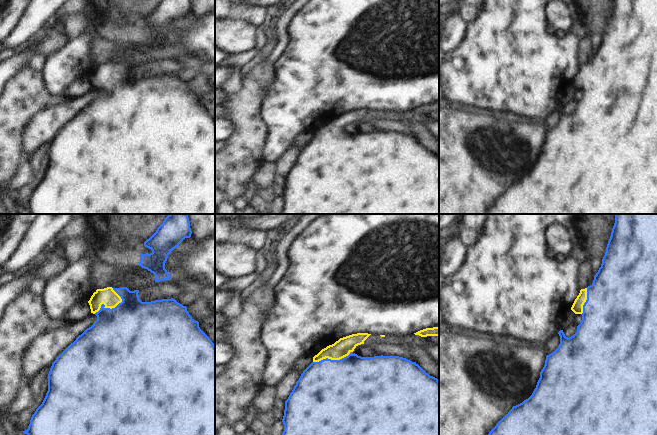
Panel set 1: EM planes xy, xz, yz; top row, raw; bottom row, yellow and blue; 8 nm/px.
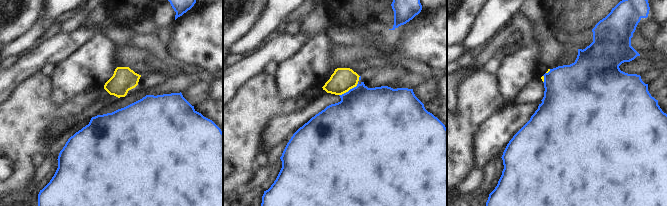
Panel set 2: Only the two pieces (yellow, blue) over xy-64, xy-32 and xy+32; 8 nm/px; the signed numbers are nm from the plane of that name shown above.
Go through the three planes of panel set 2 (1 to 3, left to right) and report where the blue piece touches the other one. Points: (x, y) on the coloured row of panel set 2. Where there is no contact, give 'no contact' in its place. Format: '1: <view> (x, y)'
1: no contact
2: xy-32 (349, 89)
3: xy+32 (543, 79)

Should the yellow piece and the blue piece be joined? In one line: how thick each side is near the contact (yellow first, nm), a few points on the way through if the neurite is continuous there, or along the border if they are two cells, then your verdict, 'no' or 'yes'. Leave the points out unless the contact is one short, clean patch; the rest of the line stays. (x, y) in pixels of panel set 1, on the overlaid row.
140/500 nm | across xy (107, 296), (109, 303), (113, 307), (122, 317), (124, 336) | yes

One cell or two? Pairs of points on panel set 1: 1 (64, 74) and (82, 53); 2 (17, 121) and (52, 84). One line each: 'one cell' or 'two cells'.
1: one cell
2: two cells

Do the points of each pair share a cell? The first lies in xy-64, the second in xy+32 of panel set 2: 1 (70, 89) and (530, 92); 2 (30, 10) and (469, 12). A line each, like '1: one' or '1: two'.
1: two
2: one

